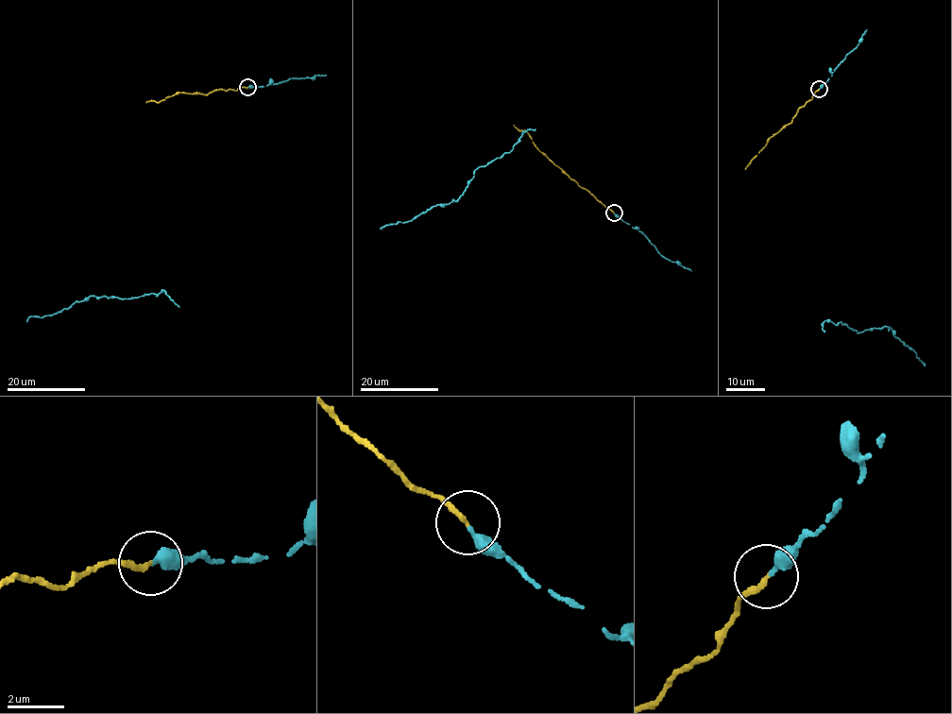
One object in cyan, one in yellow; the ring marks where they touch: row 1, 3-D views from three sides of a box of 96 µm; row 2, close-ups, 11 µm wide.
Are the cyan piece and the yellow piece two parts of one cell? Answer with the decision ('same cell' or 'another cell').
same cell

